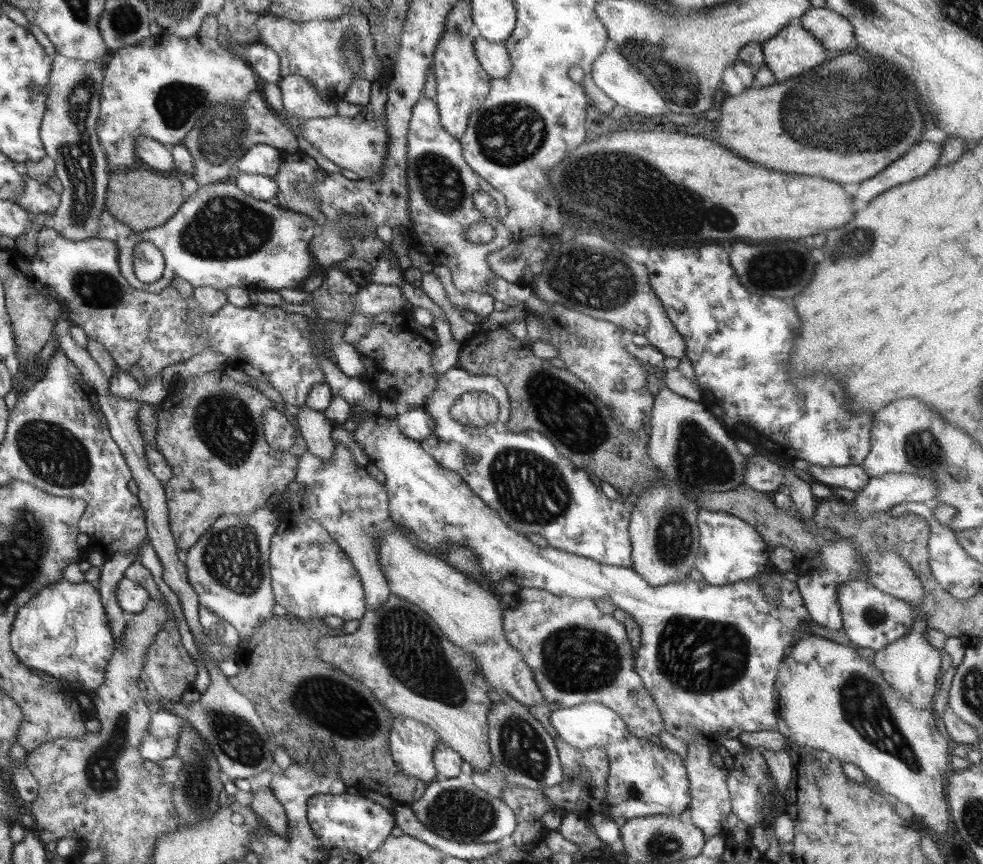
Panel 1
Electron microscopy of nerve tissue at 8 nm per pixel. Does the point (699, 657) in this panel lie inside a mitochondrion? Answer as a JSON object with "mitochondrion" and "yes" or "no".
{"mitochondrion":"yes"}

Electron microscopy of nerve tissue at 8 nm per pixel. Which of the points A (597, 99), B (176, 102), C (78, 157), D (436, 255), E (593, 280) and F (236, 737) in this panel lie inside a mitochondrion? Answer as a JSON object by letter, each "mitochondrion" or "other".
{"A":"other","B":"mitochondrion","C":"mitochondrion","D":"other","E":"mitochondrion","F":"mitochondrion"}

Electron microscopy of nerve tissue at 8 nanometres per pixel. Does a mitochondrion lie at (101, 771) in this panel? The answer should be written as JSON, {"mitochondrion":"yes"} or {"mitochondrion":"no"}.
{"mitochondrion":"yes"}

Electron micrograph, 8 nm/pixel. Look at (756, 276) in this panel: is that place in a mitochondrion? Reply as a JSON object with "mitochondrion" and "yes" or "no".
{"mitochondrion":"yes"}

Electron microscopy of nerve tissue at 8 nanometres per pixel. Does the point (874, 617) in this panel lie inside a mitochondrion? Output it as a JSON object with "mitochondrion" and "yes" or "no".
{"mitochondrion":"yes"}

